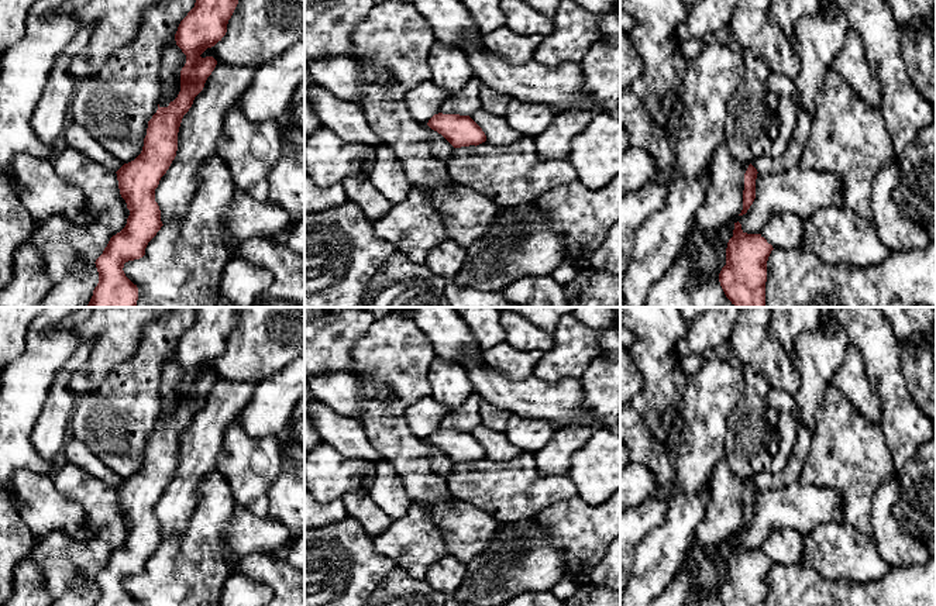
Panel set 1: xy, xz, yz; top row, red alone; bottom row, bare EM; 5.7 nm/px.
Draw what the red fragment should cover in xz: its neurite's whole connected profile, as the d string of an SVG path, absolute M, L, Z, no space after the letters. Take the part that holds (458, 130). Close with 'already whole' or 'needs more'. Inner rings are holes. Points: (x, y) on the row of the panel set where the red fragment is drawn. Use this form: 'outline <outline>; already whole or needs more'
outline M434 114L427 125L441 134L454 148L479 145L486 141L482 128L469 117L460 114Z; already whole

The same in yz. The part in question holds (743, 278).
outline M739 221L734 223L733 237L726 248L726 265L719 273L720 286L732 304L765 307L767 261L772 249L772 245L761 234L747 234Z; already whole

